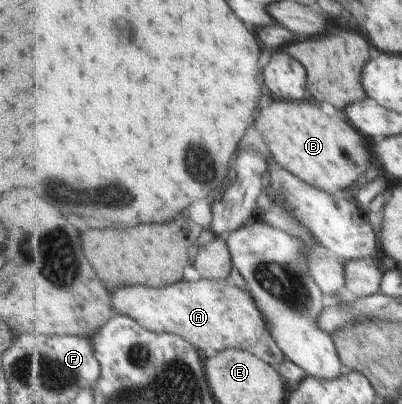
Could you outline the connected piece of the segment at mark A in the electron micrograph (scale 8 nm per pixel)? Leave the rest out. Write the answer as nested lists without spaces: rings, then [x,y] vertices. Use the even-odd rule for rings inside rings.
[[[203,275],[198,281],[180,280],[153,290],[151,286],[121,286],[110,293],[115,314],[127,314],[146,329],[156,333],[169,333],[188,340],[199,352],[214,354],[222,349],[238,348],[253,350],[253,354],[278,368],[287,359],[280,346],[271,336],[260,308],[247,290],[241,290],[229,279],[215,279]]]

